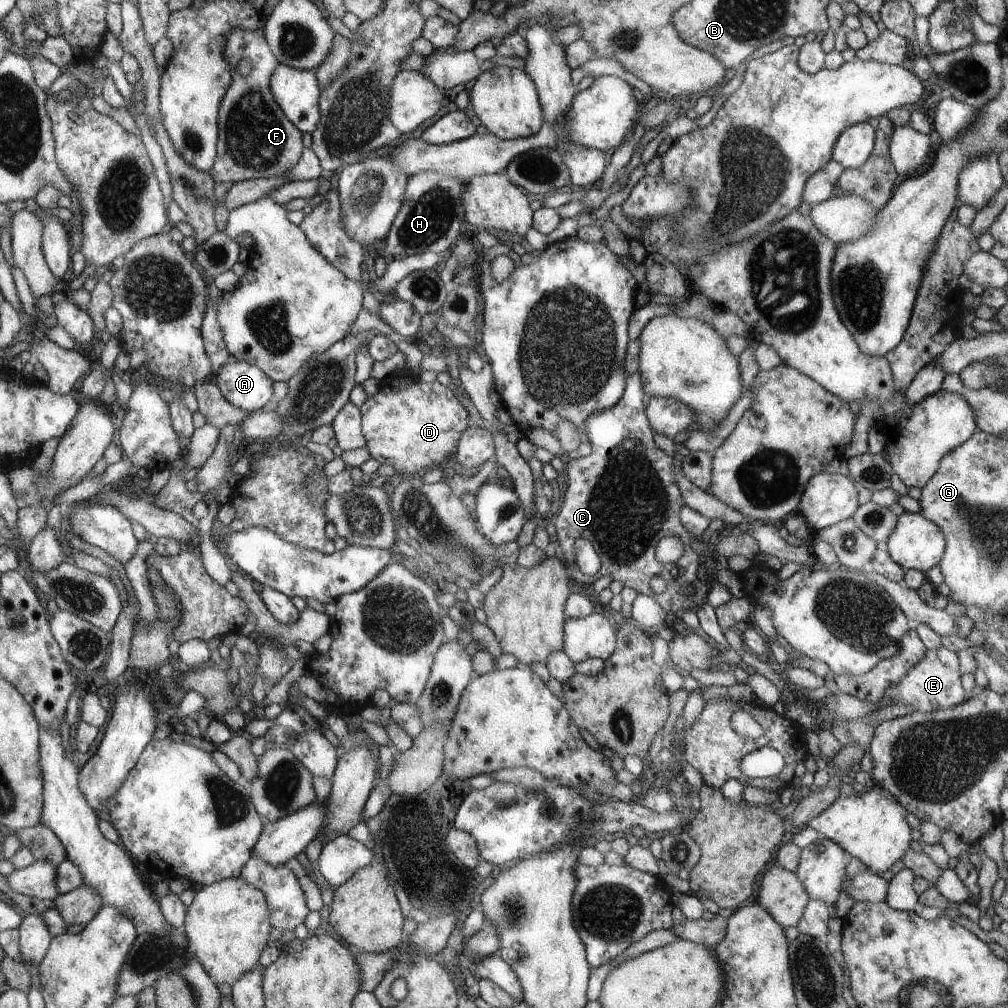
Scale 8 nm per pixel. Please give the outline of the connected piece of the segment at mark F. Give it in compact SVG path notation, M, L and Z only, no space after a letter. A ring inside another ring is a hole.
M240 28L228 30L227 50L224 50L224 54L228 54L228 62L232 64L232 82L224 95L223 104L220 105L218 157L214 168L209 170L210 176L216 184L224 184L224 182L235 183L250 179L272 178L272 176L290 172L298 164L304 150L303 131L284 114L272 94L271 77L279 66L278 56L267 42L267 37L263 32L250 32L250 30L240 30ZM241 58L248 60L251 66L250 73L244 77L236 70Z

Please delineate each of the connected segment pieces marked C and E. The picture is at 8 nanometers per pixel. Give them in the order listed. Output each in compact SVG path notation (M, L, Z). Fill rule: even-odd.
M640 371L628 374L628 384L623 392L623 397L616 406L610 410L594 413L588 417L585 438L590 440L592 453L589 456L578 458L577 461L565 459L566 474L568 474L568 488L565 491L564 504L560 508L560 514L554 519L556 526L556 540L562 548L562 562L566 566L566 576L575 582L592 584L596 579L610 576L610 580L619 581L626 588L632 588L644 596L655 597L656 602L662 606L664 612L670 616L678 610L696 611L698 604L704 600L708 588L707 583L702 582L696 574L703 562L700 556L692 548L692 536L680 521L680 508L684 506L682 491L676 482L676 474L672 470L673 456L660 450L654 442L654 431L650 419L647 417L648 395L644 392L643 378ZM678 536L684 544L684 554L676 562L658 562L656 560L656 544L662 538ZM578 538L587 538L594 547L596 554L600 556L600 570L592 576L580 572L580 568L574 562L574 544ZM652 577L662 578L670 588L666 588L663 594L654 594L650 588Z
M942 645L938 650L927 650L926 656L912 670L898 682L890 684L890 688L884 688L884 696L878 702L868 702L872 711L881 711L883 708L901 704L904 710L918 712L934 712L934 710L946 710L954 708L962 702L966 702L964 688L960 682L960 661L958 655ZM886 699L883 706L879 703Z

